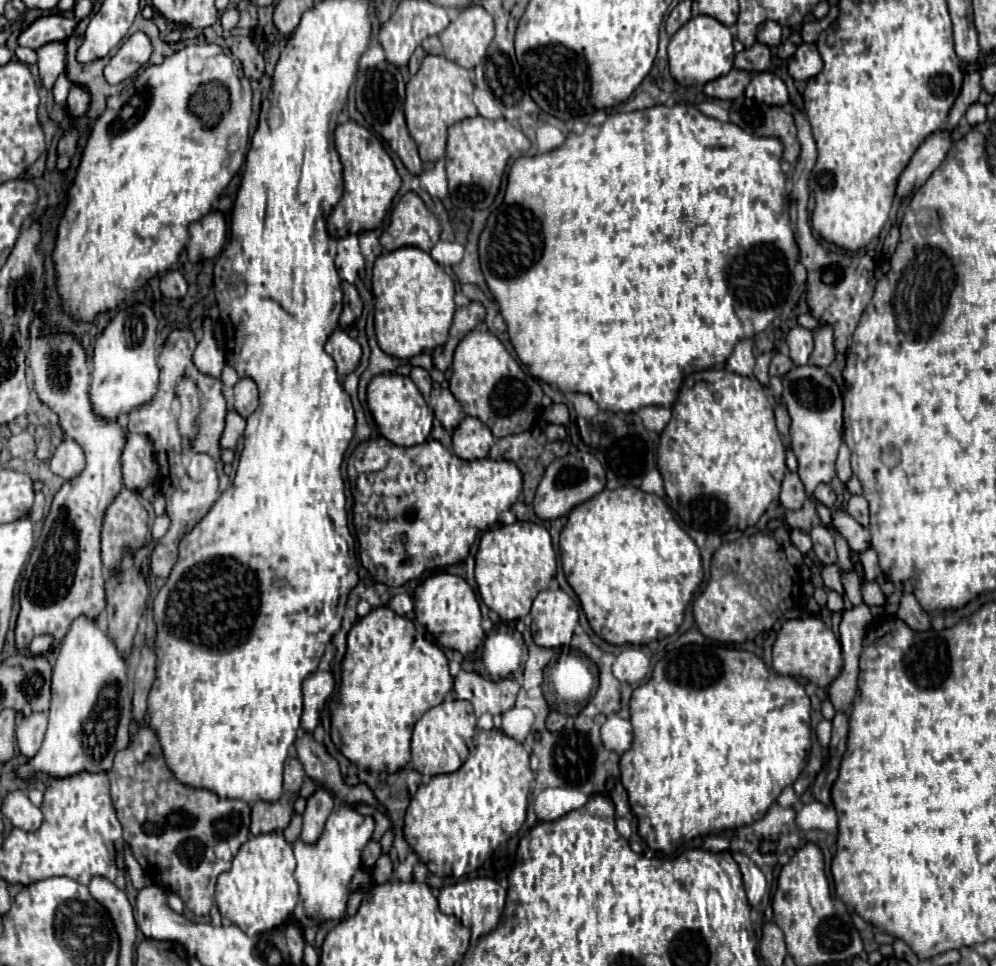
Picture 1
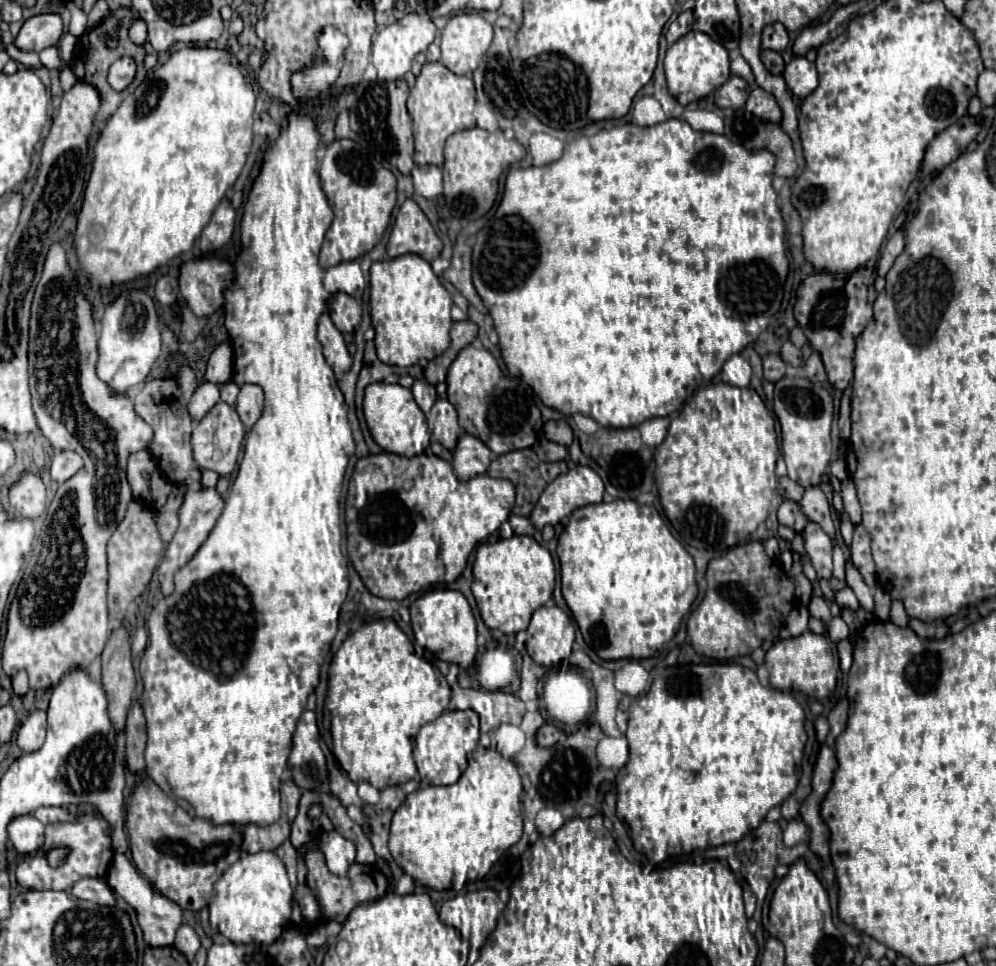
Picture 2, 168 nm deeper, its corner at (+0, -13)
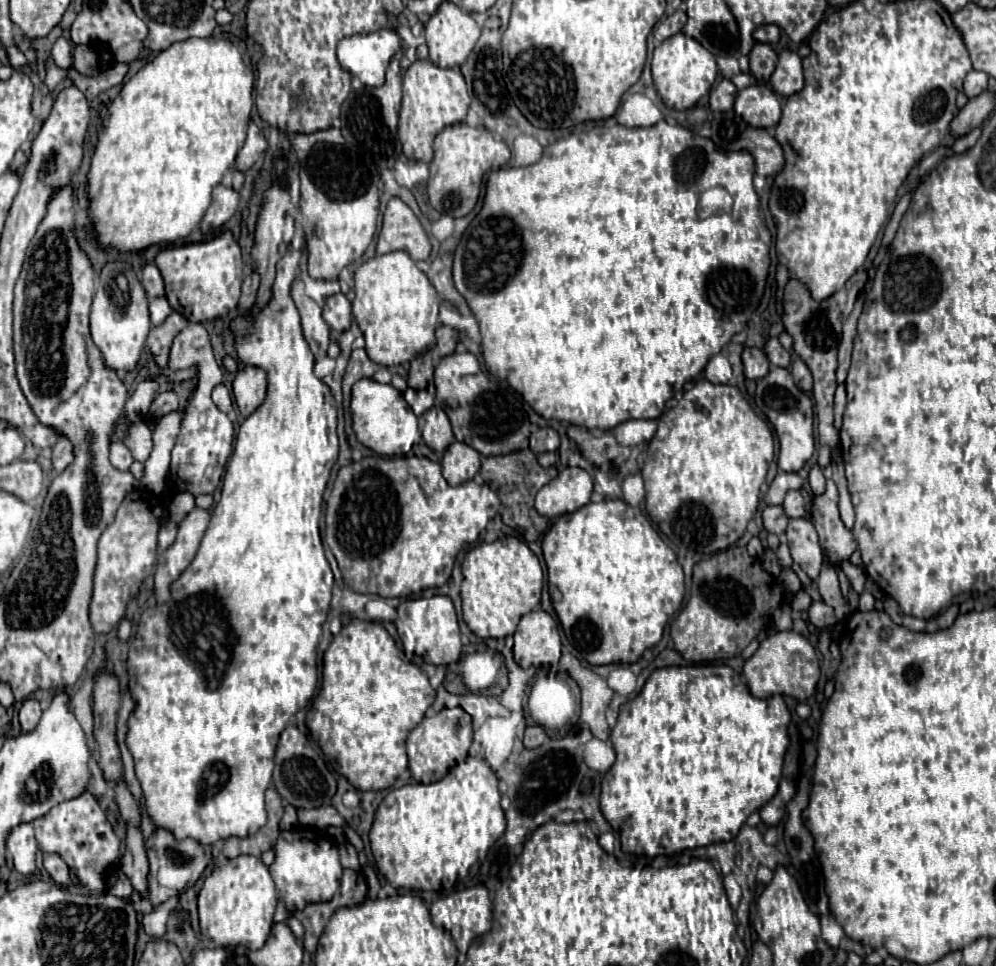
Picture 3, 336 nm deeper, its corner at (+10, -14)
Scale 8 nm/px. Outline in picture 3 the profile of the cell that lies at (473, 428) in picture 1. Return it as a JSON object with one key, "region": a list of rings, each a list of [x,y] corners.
{"region":[[[453,442],[443,456],[443,476],[451,486],[471,480],[479,472],[481,454],[463,442]]]}

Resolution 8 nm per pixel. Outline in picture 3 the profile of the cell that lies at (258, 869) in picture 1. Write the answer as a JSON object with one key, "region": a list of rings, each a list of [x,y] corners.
{"region":[[[239,856],[225,866],[215,868],[203,882],[197,908],[200,932],[209,936],[215,946],[247,946],[261,948],[271,932],[277,908],[277,888],[269,868],[255,856]]]}

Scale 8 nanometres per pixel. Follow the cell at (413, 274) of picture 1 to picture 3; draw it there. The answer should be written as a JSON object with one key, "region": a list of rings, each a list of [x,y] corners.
{"region":[[[403,250],[373,256],[371,260],[363,262],[355,270],[355,300],[353,300],[353,316],[365,336],[365,350],[367,356],[381,366],[395,366],[413,360],[423,350],[435,346],[435,330],[439,326],[439,304],[437,304],[437,290],[431,286],[427,276],[417,268],[411,256]]]}

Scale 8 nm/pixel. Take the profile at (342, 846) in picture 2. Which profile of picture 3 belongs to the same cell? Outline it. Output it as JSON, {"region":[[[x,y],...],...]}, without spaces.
{"region":[[[283,830],[275,844],[275,862],[269,866],[269,872],[277,884],[281,898],[287,908],[293,912],[303,910],[309,902],[325,902],[331,900],[339,888],[341,878],[341,862],[337,854],[337,846],[325,836],[307,836],[305,830]]]}

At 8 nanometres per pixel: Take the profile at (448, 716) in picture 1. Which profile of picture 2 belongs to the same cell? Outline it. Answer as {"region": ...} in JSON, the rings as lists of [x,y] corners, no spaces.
{"region":[[[473,709],[449,711],[435,721],[421,727],[415,739],[413,757],[421,781],[425,785],[451,785],[455,783],[463,769],[467,768],[467,757],[477,747],[479,741],[479,715]]]}

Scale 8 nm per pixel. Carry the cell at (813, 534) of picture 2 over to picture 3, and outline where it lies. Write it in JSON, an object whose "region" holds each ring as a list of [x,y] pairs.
{"region":[[[805,518],[789,520],[787,542],[789,542],[789,550],[791,550],[793,560],[803,568],[803,572],[811,580],[817,580],[821,566],[823,566],[823,552],[819,546],[815,526]]]}

